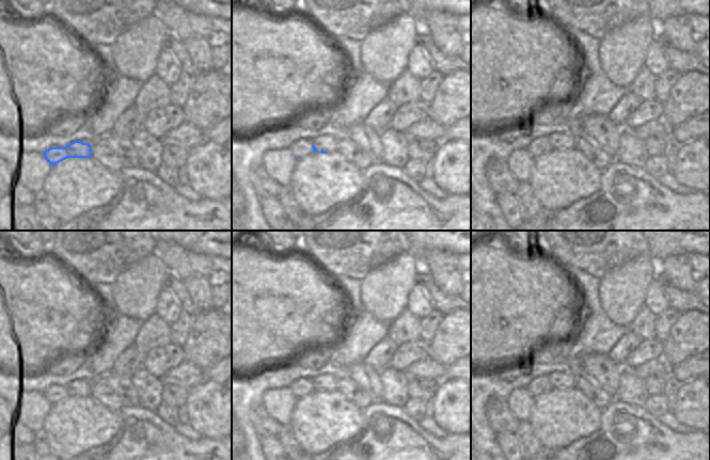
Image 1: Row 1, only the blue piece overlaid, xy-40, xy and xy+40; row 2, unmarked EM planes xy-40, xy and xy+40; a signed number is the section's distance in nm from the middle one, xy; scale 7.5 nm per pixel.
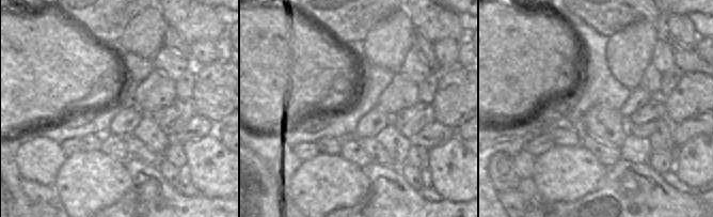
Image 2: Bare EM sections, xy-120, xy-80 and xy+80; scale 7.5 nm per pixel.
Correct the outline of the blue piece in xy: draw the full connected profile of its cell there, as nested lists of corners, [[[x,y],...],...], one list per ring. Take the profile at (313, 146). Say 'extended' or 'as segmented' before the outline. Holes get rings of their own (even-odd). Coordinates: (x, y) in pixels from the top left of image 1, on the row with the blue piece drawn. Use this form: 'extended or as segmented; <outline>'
extended; [[[300,139],[293,143],[288,148],[295,158],[304,158],[313,152],[318,152],[316,146],[312,144],[312,141],[306,139]]]

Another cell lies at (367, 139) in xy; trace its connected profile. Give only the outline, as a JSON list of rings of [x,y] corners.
[[[356,124],[348,129],[348,138],[372,159],[372,162],[382,162],[380,130]]]

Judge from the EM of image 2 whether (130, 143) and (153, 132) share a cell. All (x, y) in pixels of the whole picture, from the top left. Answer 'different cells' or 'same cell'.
different cells

